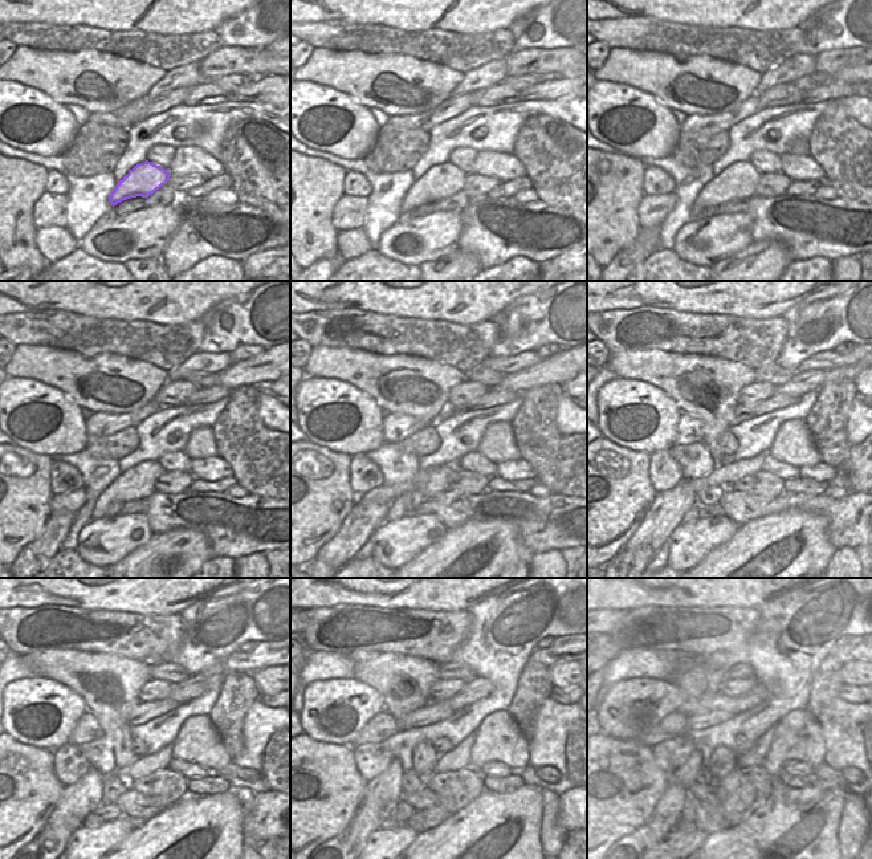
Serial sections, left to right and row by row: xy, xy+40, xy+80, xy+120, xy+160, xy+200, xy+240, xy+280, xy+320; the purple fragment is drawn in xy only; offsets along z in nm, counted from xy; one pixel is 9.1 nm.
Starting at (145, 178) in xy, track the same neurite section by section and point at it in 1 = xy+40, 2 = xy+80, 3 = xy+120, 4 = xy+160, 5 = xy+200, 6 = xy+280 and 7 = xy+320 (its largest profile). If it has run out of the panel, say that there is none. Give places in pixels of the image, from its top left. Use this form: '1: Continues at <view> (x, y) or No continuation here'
1: Continues at xy+40 (441, 180)
2: Continues at xy+80 (738, 182)
3: Continues at xy+120 (137, 483)
4: Continues at xy+160 (439, 480)
5: Continues at xy+200 (693, 513)
6: Continues at xy+280 (387, 823)
7: Continues at xy+320 (685, 827).

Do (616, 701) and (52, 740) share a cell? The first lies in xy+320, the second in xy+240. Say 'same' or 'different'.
same

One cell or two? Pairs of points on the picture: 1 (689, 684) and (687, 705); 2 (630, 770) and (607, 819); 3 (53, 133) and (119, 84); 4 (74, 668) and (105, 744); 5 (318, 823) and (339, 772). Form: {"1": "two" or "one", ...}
{"1": "two", "2": "one", "3": "two", "4": "two", "5": "one"}

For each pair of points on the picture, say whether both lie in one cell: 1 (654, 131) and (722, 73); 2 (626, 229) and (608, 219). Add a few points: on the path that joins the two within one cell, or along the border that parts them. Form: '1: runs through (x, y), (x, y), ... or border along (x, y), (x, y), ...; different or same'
1: border along (644, 92), (671, 109); different
2: runs through (622, 229), (612, 223); same

